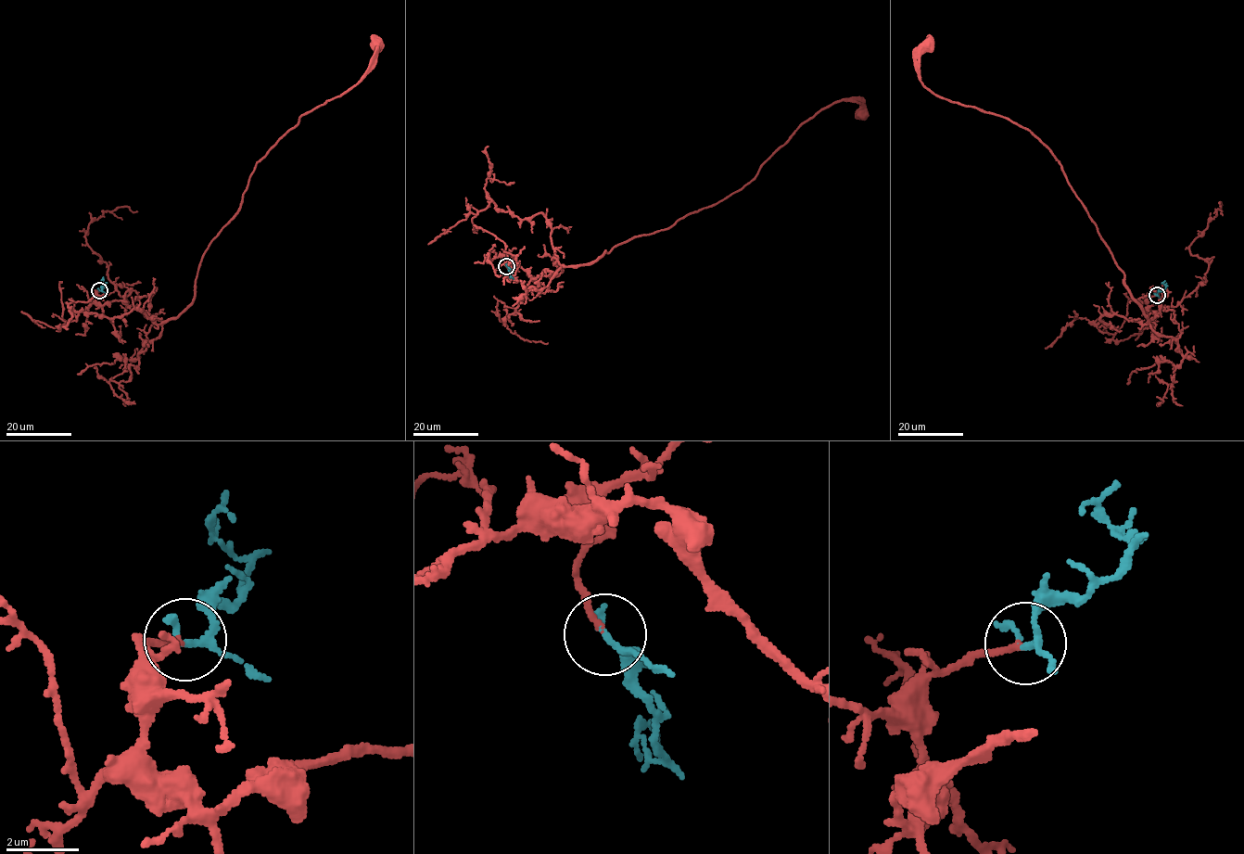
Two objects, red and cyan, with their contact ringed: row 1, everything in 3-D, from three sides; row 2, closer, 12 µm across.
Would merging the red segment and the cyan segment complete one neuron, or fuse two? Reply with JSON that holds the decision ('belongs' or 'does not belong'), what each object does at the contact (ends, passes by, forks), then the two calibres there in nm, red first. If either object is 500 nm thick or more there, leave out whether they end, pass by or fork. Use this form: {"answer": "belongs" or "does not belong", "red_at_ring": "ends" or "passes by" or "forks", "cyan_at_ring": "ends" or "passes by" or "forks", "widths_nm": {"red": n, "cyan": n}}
{"answer": "belongs", "red_at_ring": "ends", "cyan_at_ring": "forks", "widths_nm": {"red": 140, "cyan": 130}}

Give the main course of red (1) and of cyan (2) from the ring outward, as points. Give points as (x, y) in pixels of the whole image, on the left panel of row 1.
1: (99, 290), (102, 306), (123, 300), (177, 318), (259, 161), (300, 116), (357, 84), (378, 44)
2: (99, 290), (105, 285), (103, 276)

